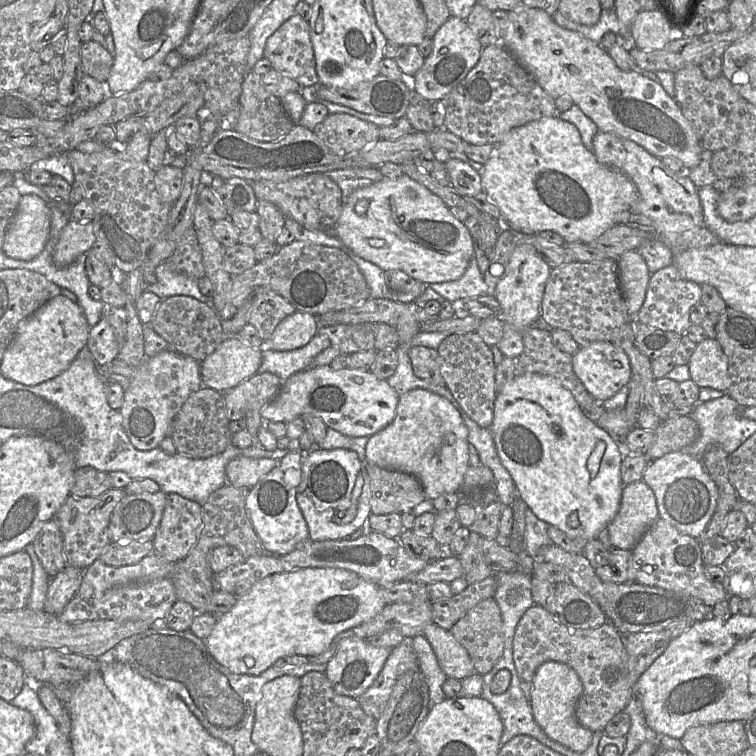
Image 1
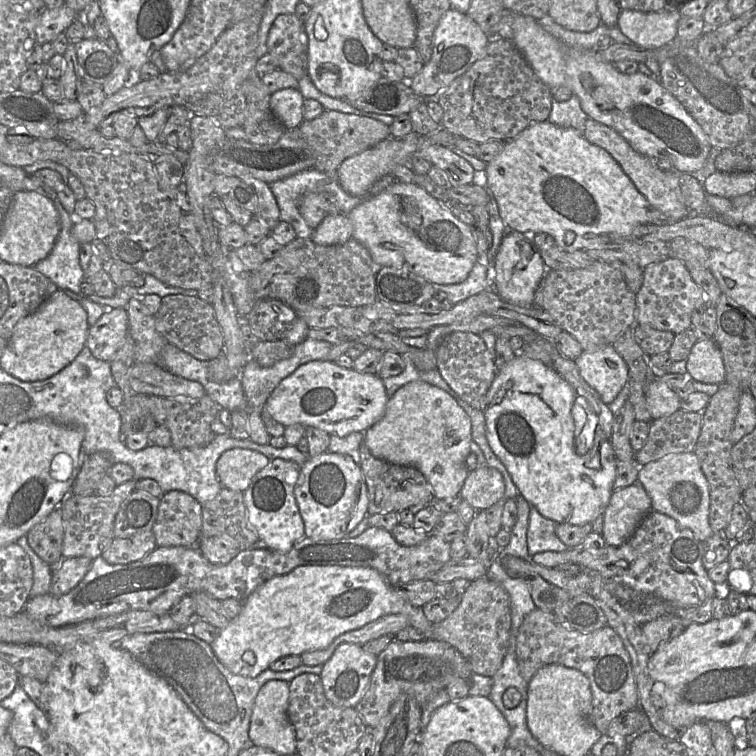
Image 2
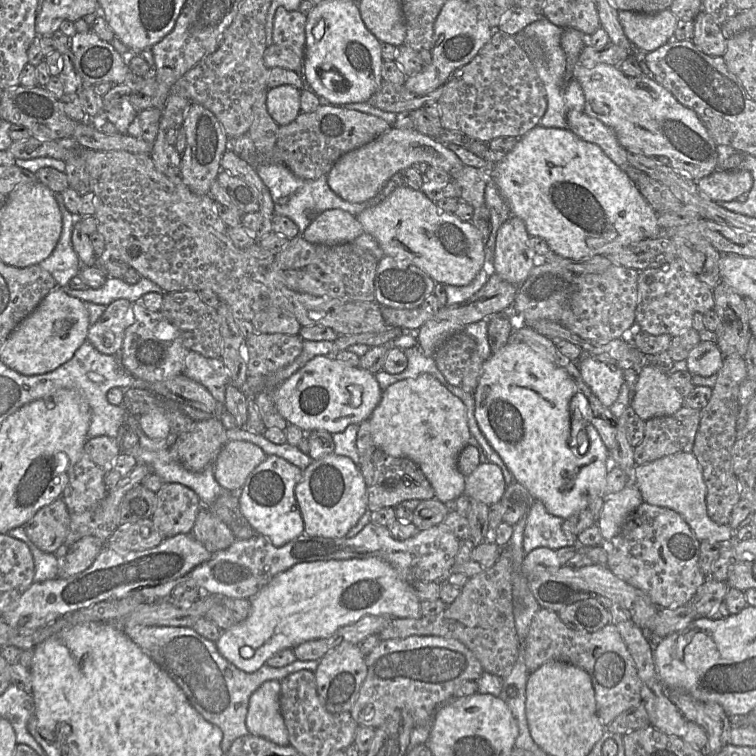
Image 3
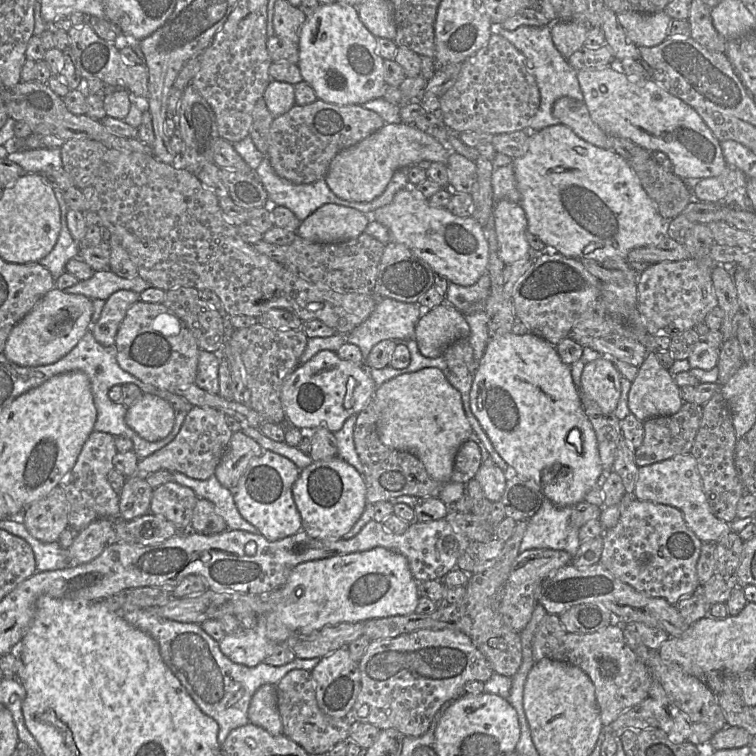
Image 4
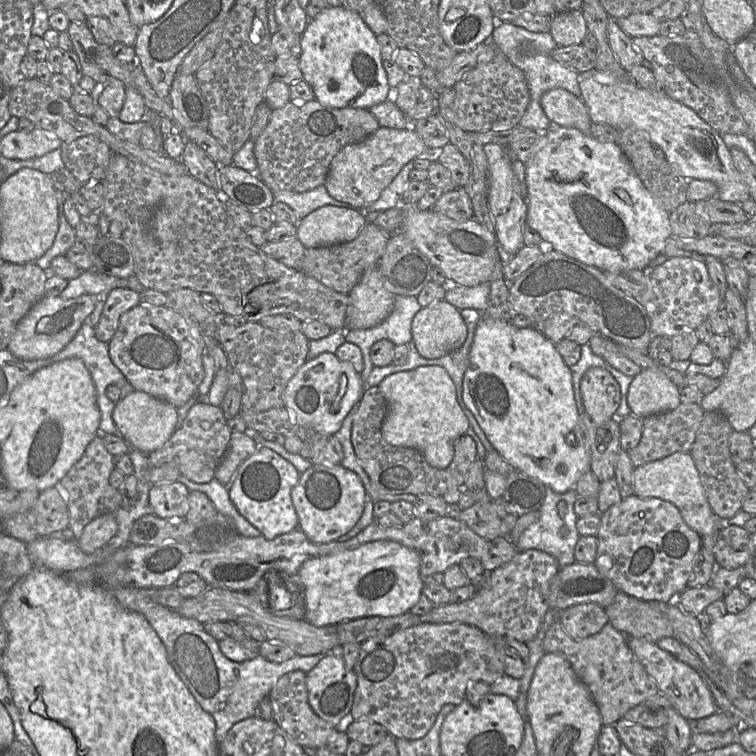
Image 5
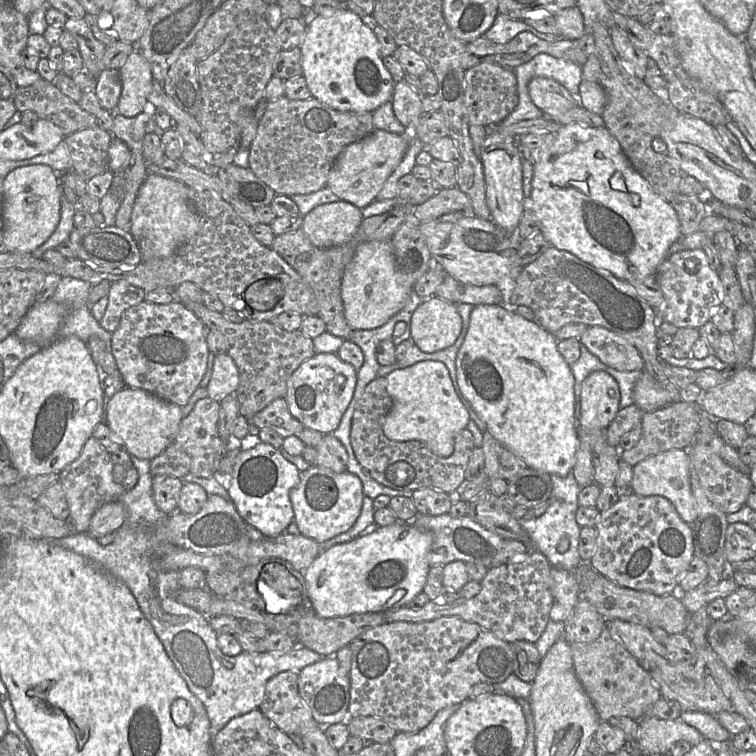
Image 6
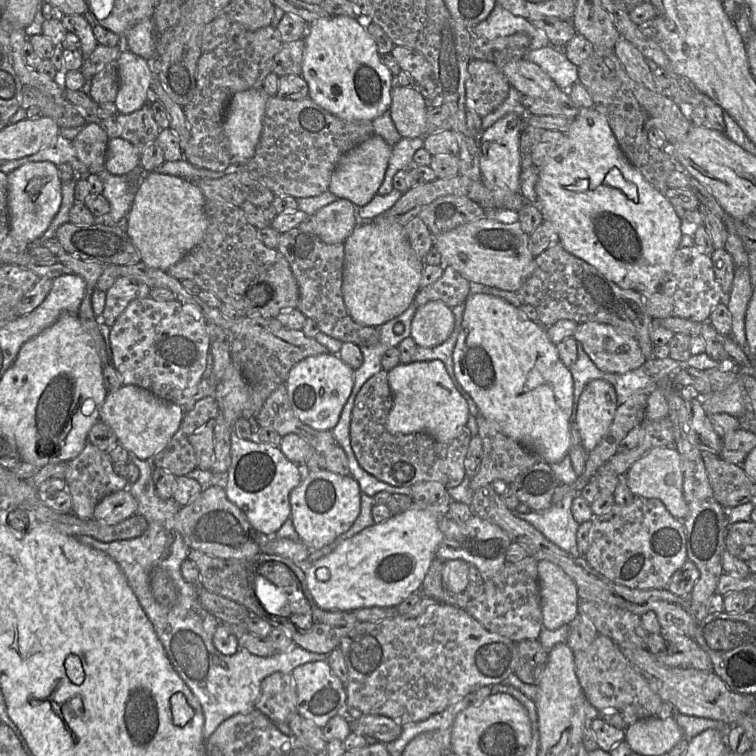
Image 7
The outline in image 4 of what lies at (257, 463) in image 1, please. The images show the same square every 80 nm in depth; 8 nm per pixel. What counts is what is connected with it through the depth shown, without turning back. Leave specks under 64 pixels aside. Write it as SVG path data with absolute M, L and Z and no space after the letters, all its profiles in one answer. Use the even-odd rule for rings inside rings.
M234 432L215 469L215 477L225 488L235 488L250 461L264 451L253 438L242 432Z

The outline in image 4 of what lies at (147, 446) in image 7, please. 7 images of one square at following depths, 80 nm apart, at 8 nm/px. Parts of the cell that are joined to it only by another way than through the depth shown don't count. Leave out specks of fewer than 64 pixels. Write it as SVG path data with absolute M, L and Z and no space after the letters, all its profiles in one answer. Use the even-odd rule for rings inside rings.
M143 394L127 408L125 422L141 438L155 442L166 438L172 432L175 410L164 399L152 394Z

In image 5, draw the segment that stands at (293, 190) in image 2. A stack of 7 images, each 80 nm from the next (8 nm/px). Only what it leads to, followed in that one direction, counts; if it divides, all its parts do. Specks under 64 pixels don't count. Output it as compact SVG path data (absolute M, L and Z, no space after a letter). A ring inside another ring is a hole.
M325 183L305 192L274 190L273 196L276 202L283 202L290 206L300 220L312 211L325 205L351 207L351 205L346 202L334 199L327 191Z

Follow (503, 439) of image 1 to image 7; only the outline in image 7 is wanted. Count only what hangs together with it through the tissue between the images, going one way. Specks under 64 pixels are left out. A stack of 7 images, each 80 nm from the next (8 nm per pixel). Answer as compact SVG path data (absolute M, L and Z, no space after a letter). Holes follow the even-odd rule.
M474 293L467 297L464 305L461 330L453 350L454 373L458 382L471 396L479 411L486 417L496 421L508 436L549 464L561 461L568 454L571 444L569 420L572 413L574 382L569 368L564 365L559 357L556 344L548 338L545 328L539 322L530 320L519 307L510 304L503 298L486 293Z

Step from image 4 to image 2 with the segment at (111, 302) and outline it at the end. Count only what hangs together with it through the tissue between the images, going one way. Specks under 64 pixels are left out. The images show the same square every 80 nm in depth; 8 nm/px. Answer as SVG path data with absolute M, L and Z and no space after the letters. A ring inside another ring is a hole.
M112 308L104 312L88 329L86 346L97 359L111 362L128 334L126 308Z

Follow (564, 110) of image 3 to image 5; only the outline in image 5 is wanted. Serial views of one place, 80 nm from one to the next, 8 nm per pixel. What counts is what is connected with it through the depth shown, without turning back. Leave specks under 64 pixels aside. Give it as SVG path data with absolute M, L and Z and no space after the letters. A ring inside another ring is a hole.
M502 22L494 28L490 40L525 74L530 102L519 122L520 127L543 133L556 125L550 121L541 106L542 95L551 89L562 88L573 93L578 99L582 99L578 80L579 72L550 56L551 51L558 47L550 32L532 32L511 22Z

